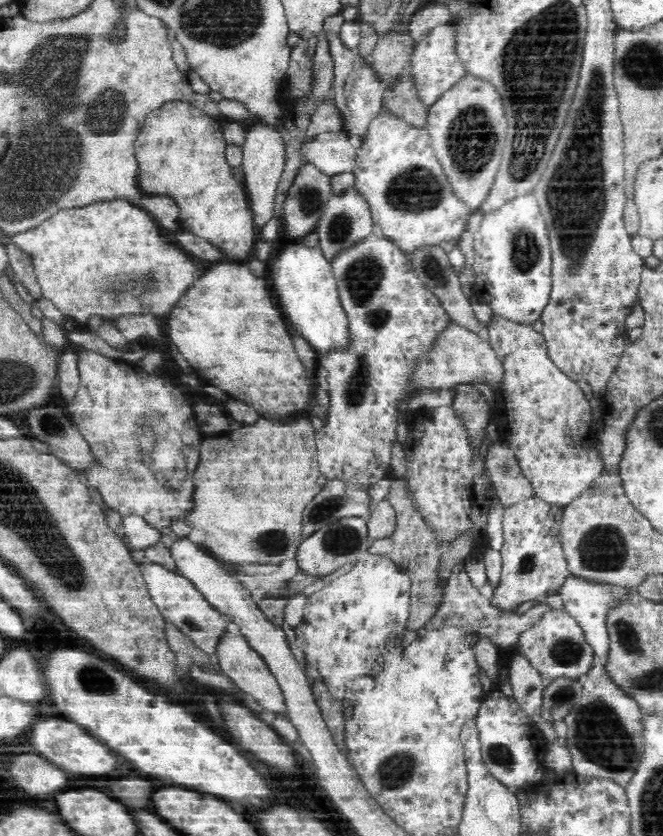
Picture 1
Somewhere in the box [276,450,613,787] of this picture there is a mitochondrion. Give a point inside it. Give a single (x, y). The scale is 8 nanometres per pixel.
(340, 541)

